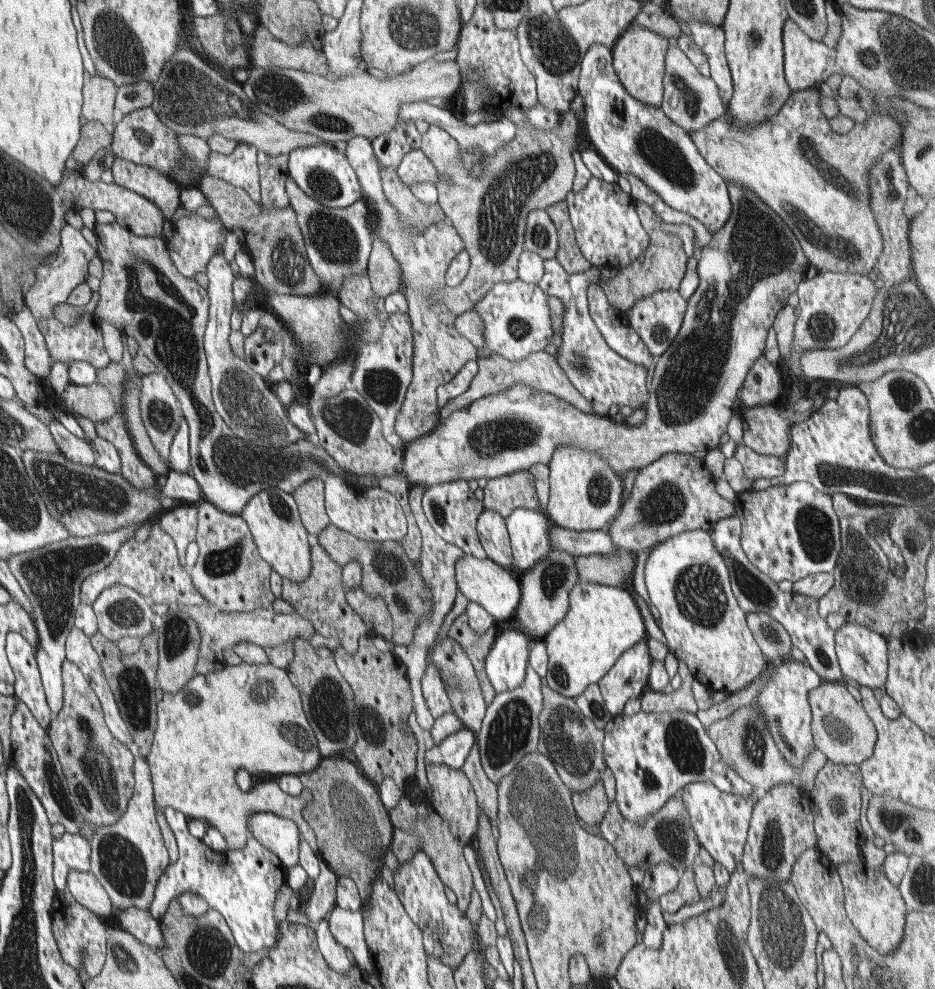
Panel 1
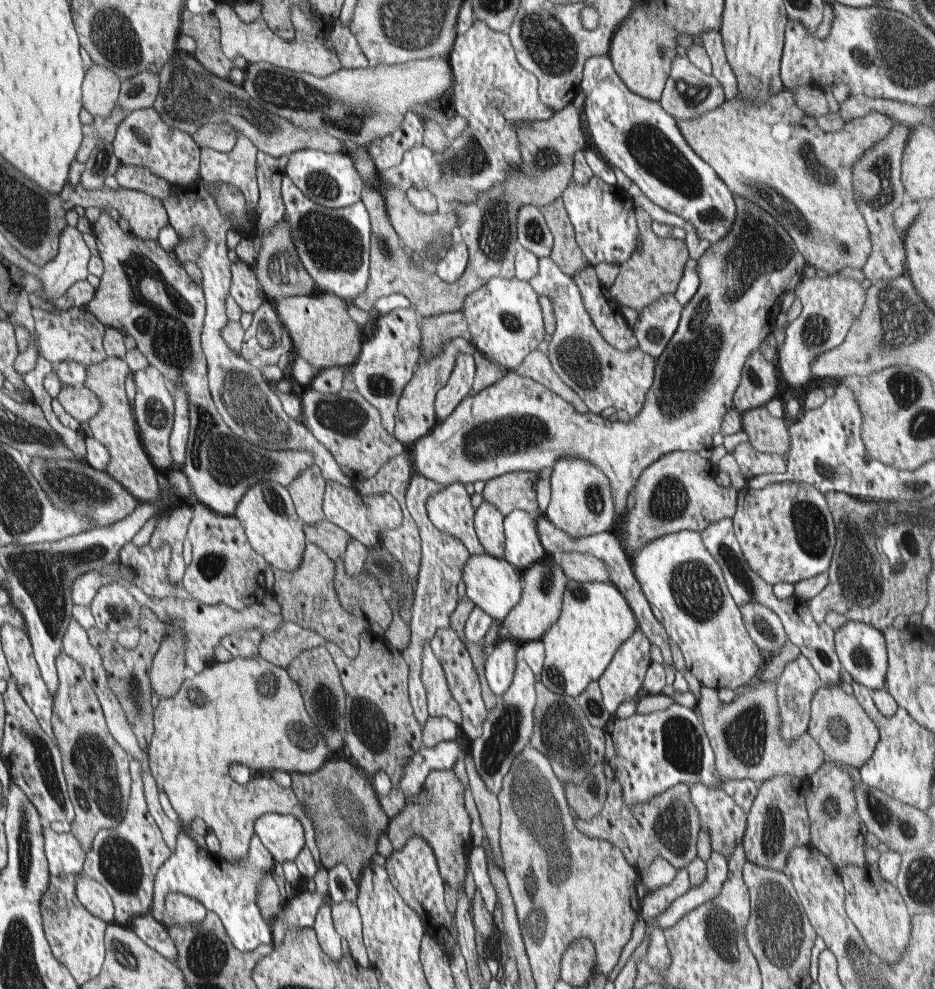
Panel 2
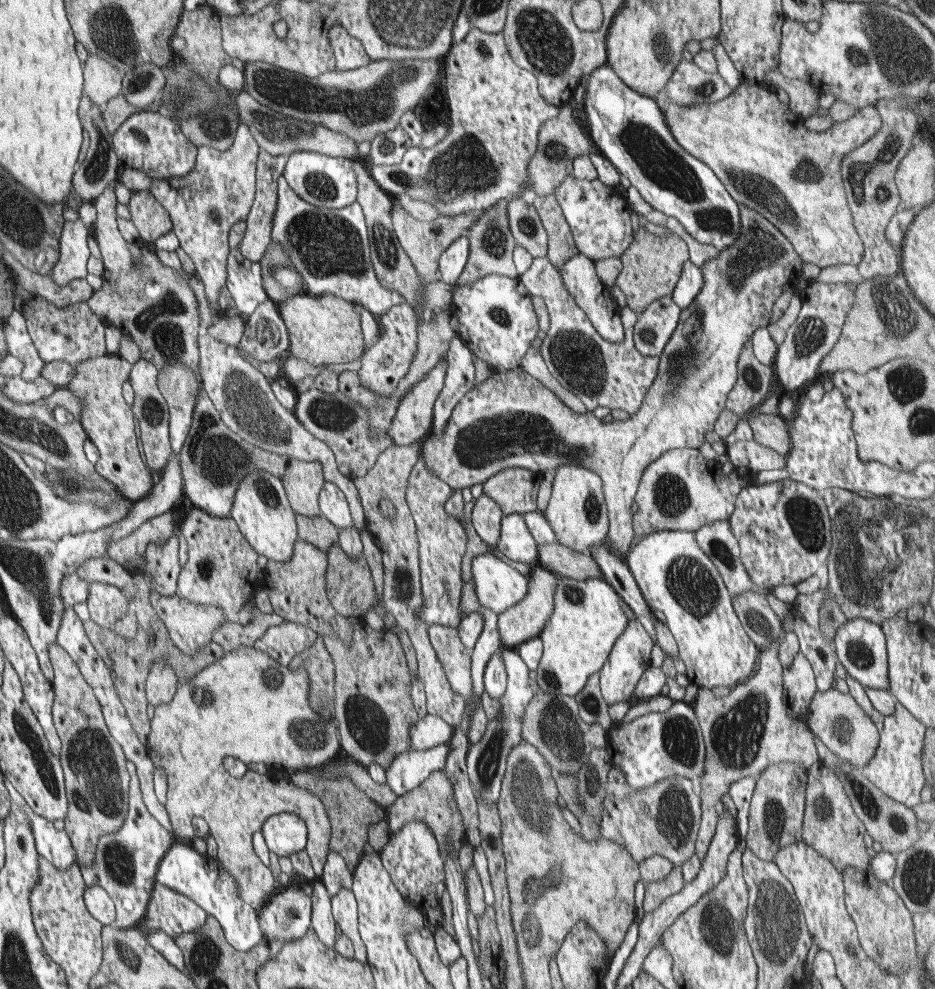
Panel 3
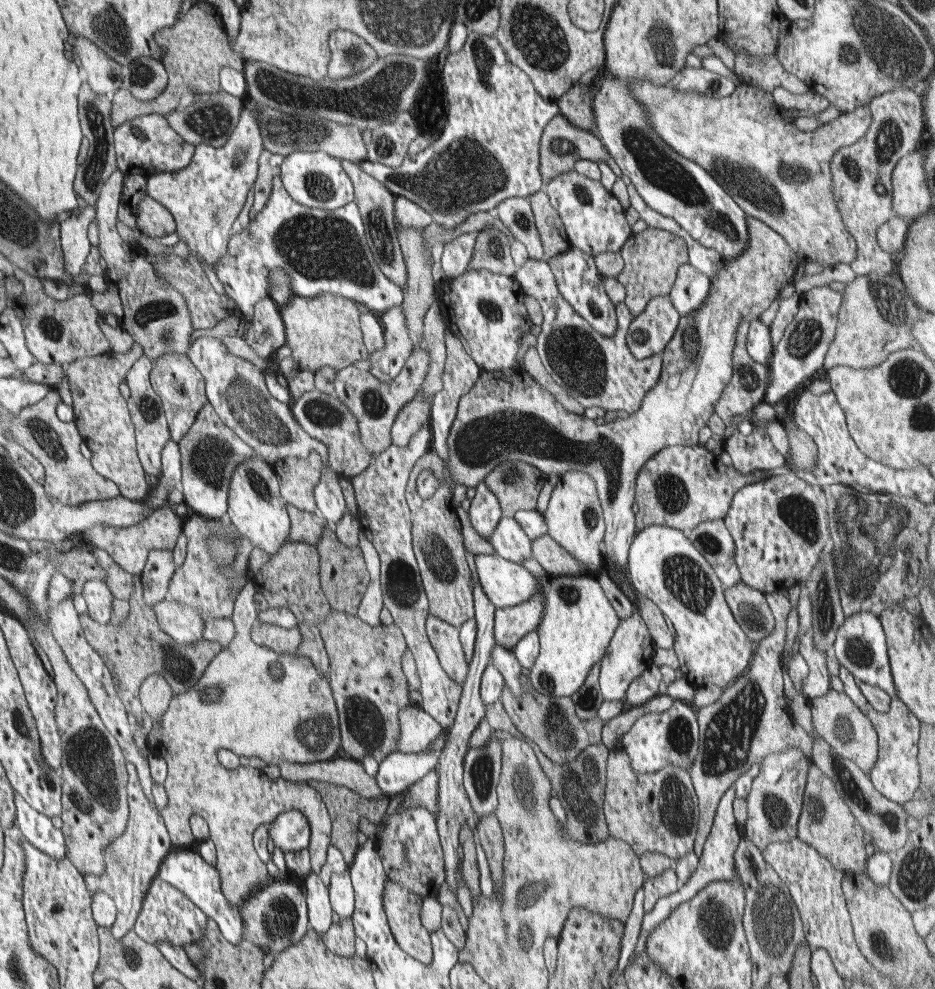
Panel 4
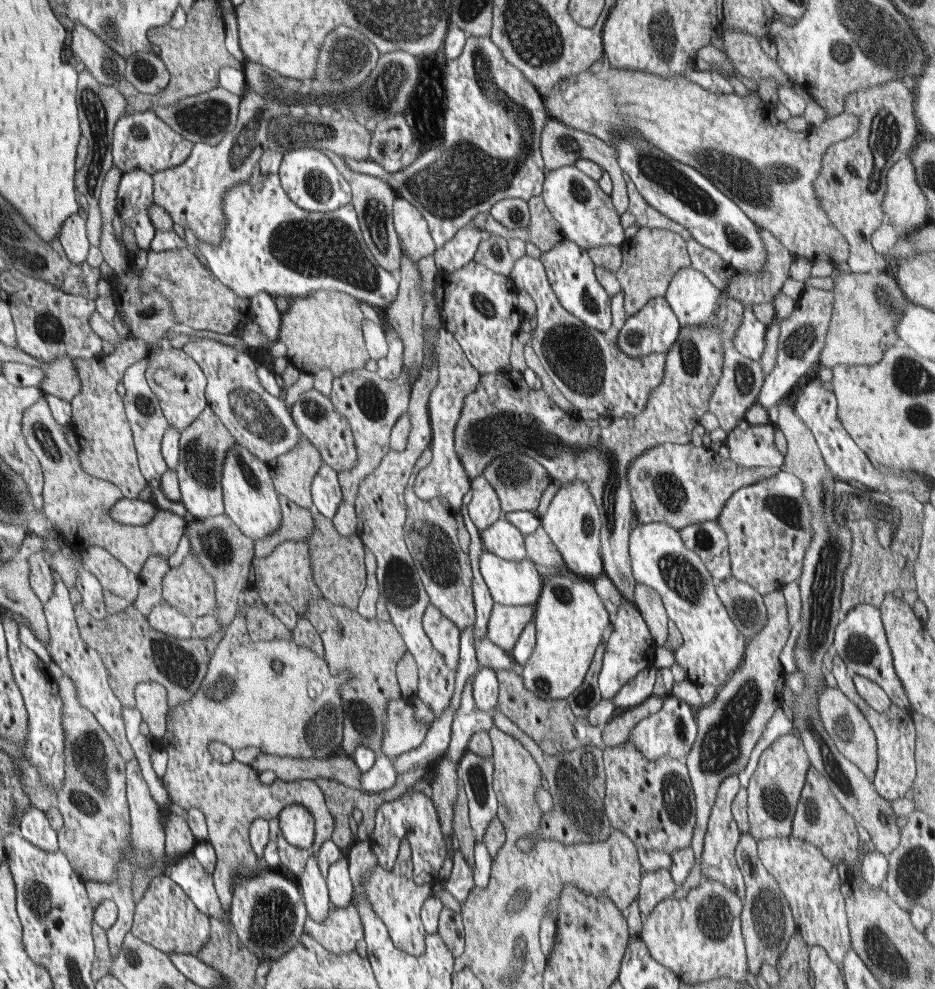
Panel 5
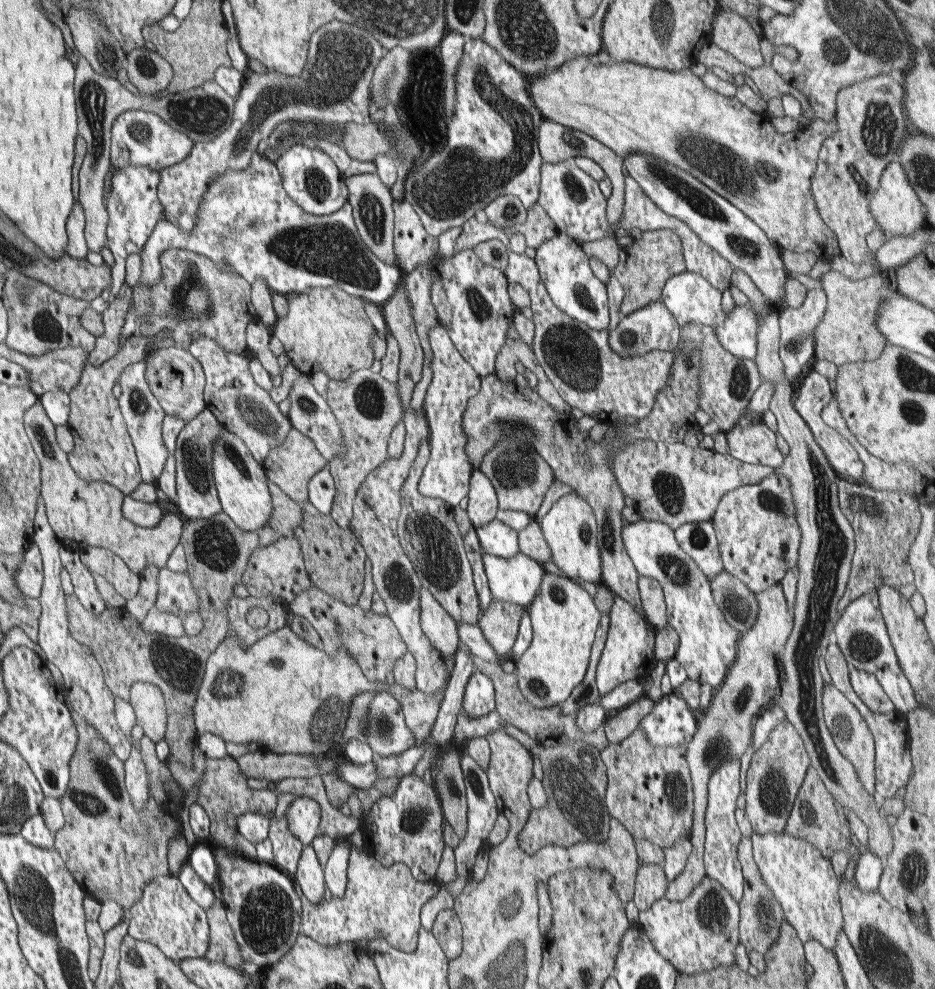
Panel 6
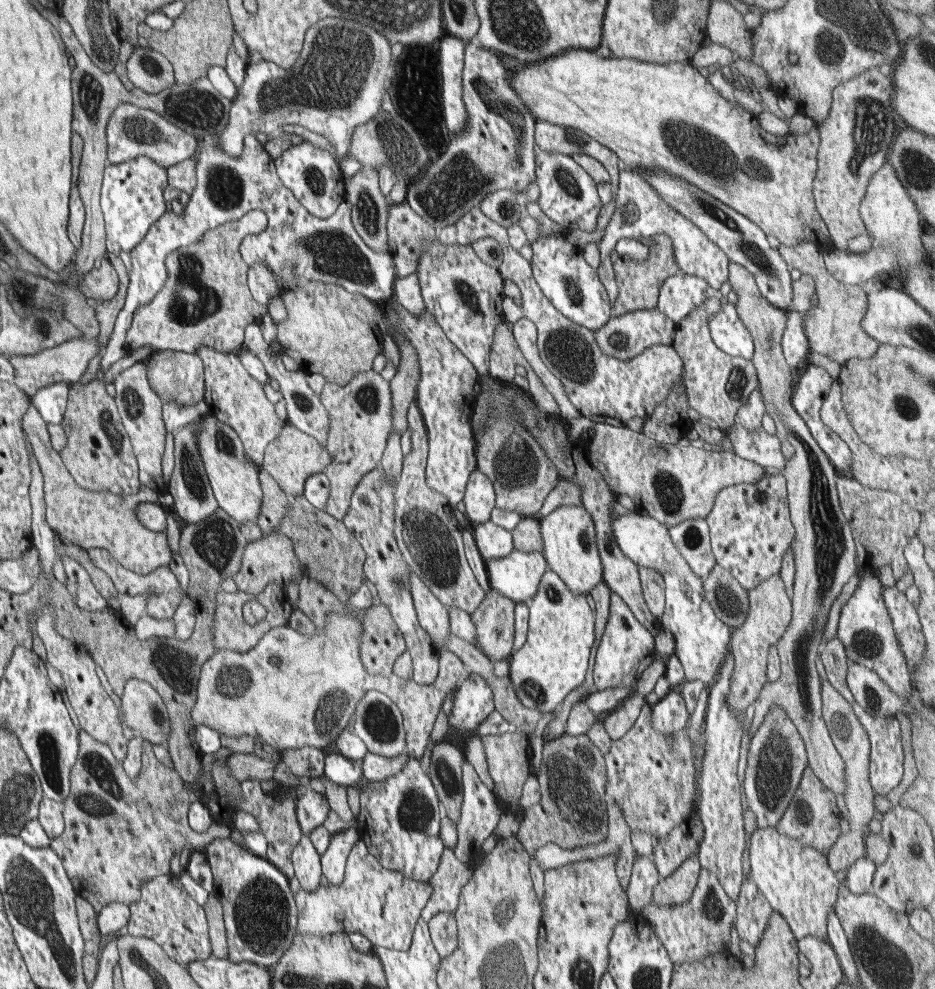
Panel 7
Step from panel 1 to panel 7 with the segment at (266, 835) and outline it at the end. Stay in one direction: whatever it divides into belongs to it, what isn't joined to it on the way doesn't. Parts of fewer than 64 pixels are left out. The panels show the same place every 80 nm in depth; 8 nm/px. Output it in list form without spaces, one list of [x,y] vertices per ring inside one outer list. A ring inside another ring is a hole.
[[[307,789],[296,801],[296,818],[303,836],[309,834],[323,824],[330,812],[330,805],[324,794]]]

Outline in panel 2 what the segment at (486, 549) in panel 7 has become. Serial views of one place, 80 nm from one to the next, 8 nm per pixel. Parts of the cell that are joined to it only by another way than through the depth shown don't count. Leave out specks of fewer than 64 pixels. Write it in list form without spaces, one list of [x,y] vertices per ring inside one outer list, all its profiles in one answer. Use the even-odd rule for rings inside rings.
[[[513,510],[505,516],[504,560],[514,567],[530,568],[534,563],[544,561],[548,552],[537,533],[536,515],[525,510]]]

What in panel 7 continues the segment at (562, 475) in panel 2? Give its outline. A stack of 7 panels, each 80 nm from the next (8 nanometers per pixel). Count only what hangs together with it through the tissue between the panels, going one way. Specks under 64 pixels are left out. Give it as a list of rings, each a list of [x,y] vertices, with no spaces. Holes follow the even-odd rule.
[[[562,505],[539,521],[543,538],[543,555],[548,570],[564,581],[572,594],[590,597],[594,586],[603,580],[603,567],[597,547],[593,516],[582,505]]]

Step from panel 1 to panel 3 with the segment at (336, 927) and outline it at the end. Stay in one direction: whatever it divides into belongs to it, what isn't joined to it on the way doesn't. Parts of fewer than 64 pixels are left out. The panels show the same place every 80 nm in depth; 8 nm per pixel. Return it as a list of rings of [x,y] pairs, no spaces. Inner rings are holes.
[[[341,888],[331,897],[331,911],[338,928],[352,941],[354,959],[367,962],[367,948],[358,928],[357,900],[350,888]]]

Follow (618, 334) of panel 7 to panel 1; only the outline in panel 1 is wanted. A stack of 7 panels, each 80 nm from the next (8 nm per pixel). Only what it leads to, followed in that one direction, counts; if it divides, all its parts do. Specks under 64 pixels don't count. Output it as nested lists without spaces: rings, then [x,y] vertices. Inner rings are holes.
[[[679,289],[657,290],[640,300],[637,300],[632,308],[627,310],[631,327],[642,337],[649,351],[658,358],[668,350],[672,341],[676,339],[682,326],[684,315],[688,306],[688,299],[685,299]]]

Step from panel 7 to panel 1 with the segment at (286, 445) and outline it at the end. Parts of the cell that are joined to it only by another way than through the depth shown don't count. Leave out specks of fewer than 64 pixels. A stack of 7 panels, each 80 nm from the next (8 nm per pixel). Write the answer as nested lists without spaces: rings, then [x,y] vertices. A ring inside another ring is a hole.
[[[313,478],[298,486],[291,493],[297,504],[304,528],[311,539],[316,538],[321,530],[331,524],[325,509],[325,483],[322,479]]]

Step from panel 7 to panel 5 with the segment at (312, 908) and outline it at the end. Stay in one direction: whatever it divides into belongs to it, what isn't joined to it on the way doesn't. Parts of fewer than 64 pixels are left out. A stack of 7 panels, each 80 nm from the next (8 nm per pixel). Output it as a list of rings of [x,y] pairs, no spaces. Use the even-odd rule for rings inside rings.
[[[402,840],[394,868],[386,870],[377,865],[373,870],[367,870],[363,874],[363,883],[370,904],[387,926],[387,931],[394,946],[408,954],[422,956],[425,952],[427,932],[421,921],[421,908],[426,898],[432,897],[441,889],[441,884],[416,884],[409,875],[412,868],[412,851],[409,842],[408,840]],[[355,892],[346,908],[336,907],[322,922],[314,922],[308,914],[305,932],[336,954],[348,954],[355,950],[357,943],[363,940]]]

